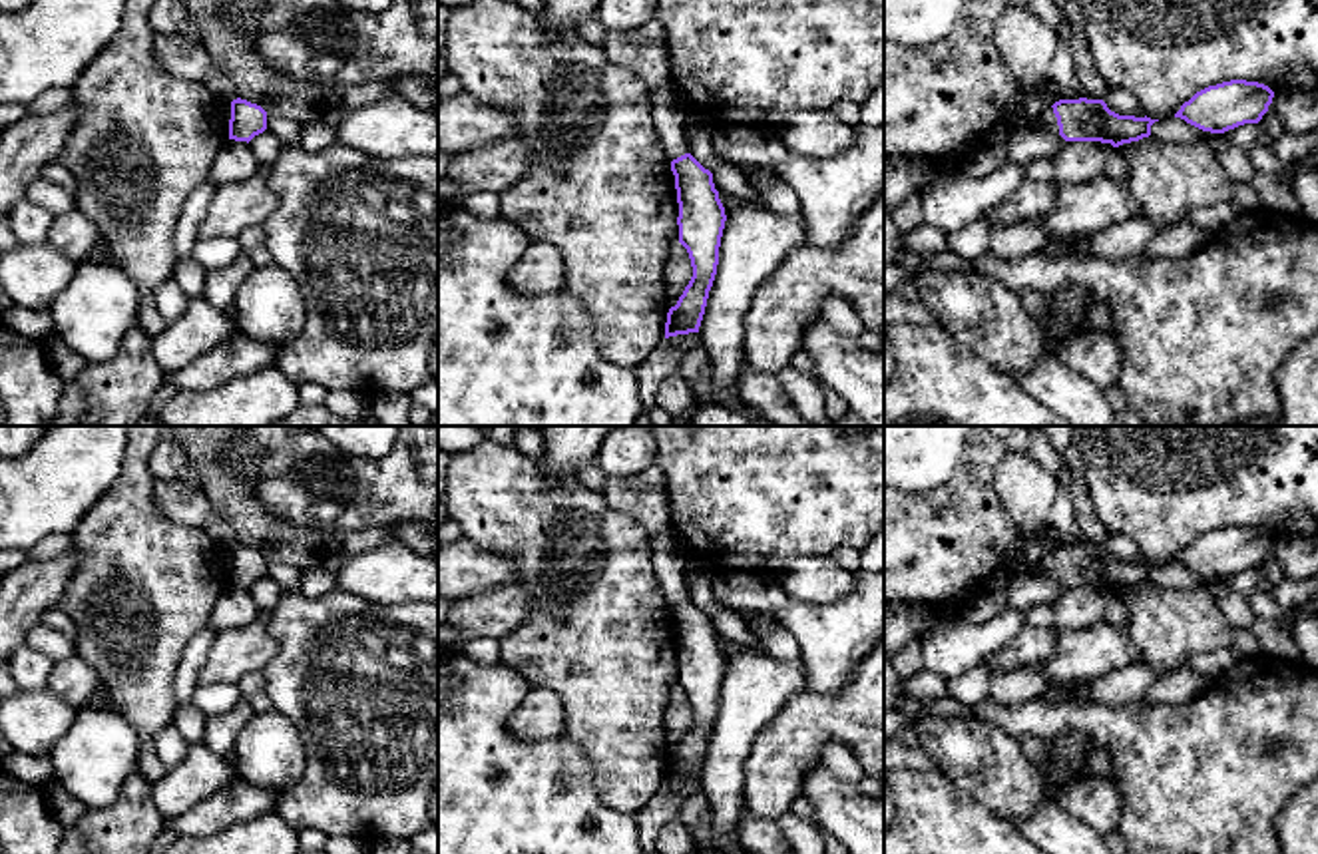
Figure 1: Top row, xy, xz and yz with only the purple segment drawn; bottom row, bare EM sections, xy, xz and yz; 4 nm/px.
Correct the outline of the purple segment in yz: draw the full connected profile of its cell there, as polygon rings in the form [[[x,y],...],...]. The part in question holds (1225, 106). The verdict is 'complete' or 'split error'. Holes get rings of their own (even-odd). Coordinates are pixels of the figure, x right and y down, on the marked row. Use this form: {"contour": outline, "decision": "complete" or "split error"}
{"contour": [[[1230,80],[1197,92],[1175,117],[1203,131],[1224,133],[1244,123],[1258,123],[1272,98],[1274,92],[1264,84]]], "decision": "complete"}

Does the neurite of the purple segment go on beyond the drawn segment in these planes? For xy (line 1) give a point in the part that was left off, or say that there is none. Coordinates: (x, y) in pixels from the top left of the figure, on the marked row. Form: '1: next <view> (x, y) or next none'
1: next none

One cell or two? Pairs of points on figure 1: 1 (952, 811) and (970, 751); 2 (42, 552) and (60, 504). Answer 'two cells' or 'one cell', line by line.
1: two cells
2: two cells

